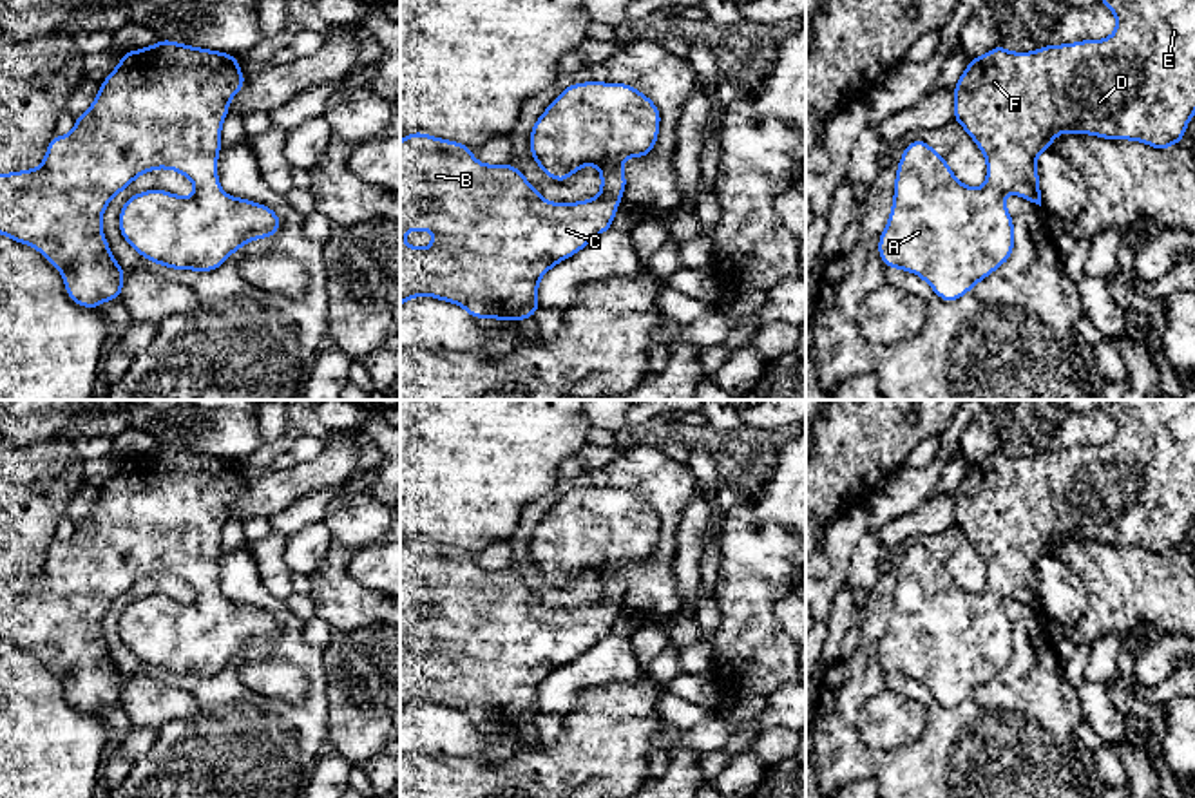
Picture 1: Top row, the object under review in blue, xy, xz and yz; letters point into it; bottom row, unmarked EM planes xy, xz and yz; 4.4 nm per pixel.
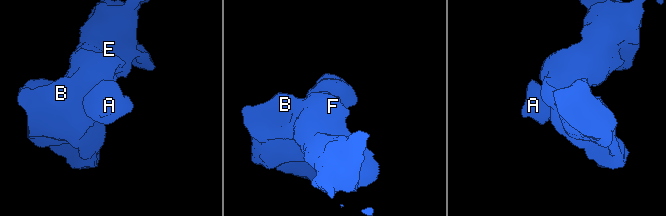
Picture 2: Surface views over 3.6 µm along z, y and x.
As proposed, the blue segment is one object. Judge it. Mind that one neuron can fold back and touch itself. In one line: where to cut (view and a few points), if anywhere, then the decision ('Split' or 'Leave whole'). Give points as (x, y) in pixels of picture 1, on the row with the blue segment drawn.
No split. Leave whole

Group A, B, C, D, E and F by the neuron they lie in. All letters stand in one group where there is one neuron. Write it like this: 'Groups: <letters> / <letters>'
Groups: A B C D E F

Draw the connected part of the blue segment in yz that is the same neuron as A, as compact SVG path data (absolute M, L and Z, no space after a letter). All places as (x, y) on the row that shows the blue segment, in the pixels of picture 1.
M1101 0L1117 18L1117 27L1106 40L1081 40L1065 45L1045 45L1034 52L1010 52L999 43L983 56L970 58L967 69L960 76L954 89L954 121L960 123L965 132L974 139L987 159L987 183L981 188L961 185L951 172L949 163L931 145L922 139L911 141L898 163L893 208L889 223L878 239L878 255L887 268L898 268L922 277L934 293L945 302L956 302L976 282L987 279L994 270L1005 264L1014 250L1014 221L1003 203L1005 194L1016 194L1030 203L1041 206L1039 176L1036 170L1036 159L1043 150L1052 148L1052 141L1057 134L1076 132L1092 134L1104 139L1132 139L1146 143L1157 150L1164 150L1175 143L1184 143L1184 130L1190 119L1195 116L1195 0Z

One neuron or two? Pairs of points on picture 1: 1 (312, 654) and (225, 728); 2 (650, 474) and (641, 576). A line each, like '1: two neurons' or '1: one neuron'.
1: one neuron
2: one neuron

